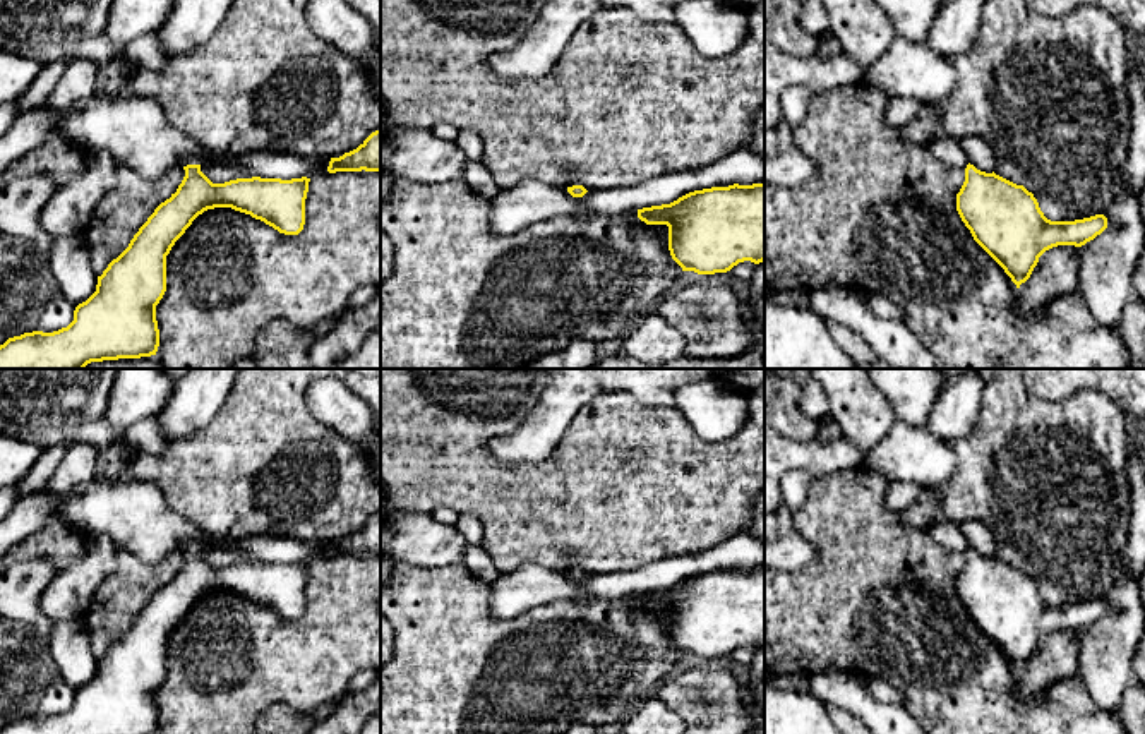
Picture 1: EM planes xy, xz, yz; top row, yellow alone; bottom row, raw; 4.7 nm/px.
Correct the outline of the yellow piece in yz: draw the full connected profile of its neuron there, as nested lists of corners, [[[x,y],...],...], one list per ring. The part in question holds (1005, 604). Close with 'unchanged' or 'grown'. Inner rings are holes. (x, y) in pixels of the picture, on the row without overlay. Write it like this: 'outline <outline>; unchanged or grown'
outline [[[934,521],[929,533],[944,549],[965,554],[956,595],[974,624],[1016,672],[1030,662],[1046,635],[1058,629],[1082,631],[1107,612],[1104,599],[1075,605],[1047,604],[1023,569],[970,549],[958,523]]]; grown

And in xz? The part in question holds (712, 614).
outline [[[764,566],[694,575],[670,588],[638,593],[638,602],[668,611],[668,635],[682,655],[715,659],[744,645],[764,645]]]; unchanged

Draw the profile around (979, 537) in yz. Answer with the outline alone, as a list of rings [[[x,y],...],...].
[[[965,520],[960,523],[960,528],[967,538],[970,549],[977,554],[992,557],[996,552],[996,538],[989,526],[980,520]]]

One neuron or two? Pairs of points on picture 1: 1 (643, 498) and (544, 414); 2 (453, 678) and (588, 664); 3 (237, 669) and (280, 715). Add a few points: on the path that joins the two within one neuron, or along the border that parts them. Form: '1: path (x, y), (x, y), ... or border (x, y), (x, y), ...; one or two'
1: border (590, 400), (573, 417), (556, 448), (539, 462); two
2: path (487, 678), (554, 674); one
3: border (311, 710), (271, 705), (261, 715); two

